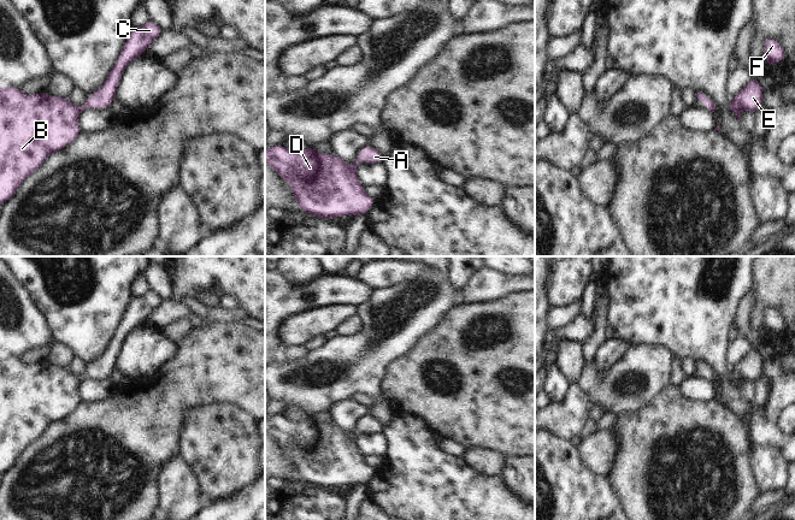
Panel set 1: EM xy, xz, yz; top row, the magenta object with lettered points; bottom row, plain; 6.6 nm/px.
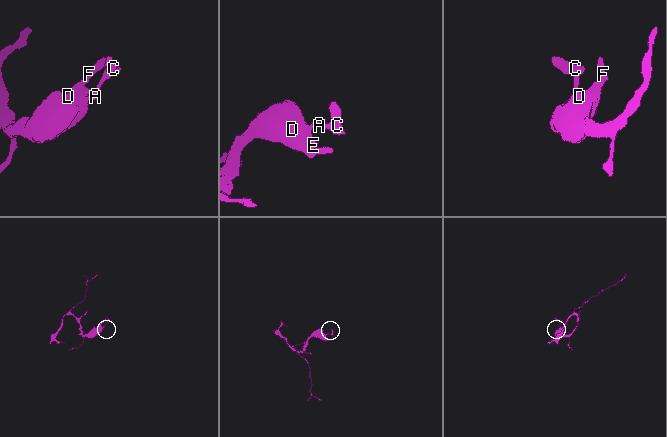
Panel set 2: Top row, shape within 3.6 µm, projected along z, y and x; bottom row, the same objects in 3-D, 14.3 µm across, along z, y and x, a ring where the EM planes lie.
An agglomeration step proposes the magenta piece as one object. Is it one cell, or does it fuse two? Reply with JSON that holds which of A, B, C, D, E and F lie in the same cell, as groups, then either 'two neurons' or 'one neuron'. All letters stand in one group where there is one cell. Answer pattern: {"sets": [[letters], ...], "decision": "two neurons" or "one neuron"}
{"sets": [["A", "B", "C", "D", "E", "F"]], "decision": "one neuron"}

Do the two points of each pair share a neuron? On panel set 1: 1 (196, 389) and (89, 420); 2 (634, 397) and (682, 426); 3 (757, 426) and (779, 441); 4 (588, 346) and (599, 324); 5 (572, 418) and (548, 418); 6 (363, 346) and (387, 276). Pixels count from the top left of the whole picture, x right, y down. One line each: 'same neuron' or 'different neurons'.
1: same neuron
2: different neurons
3: same neuron
4: same neuron
5: same neuron
6: different neurons

